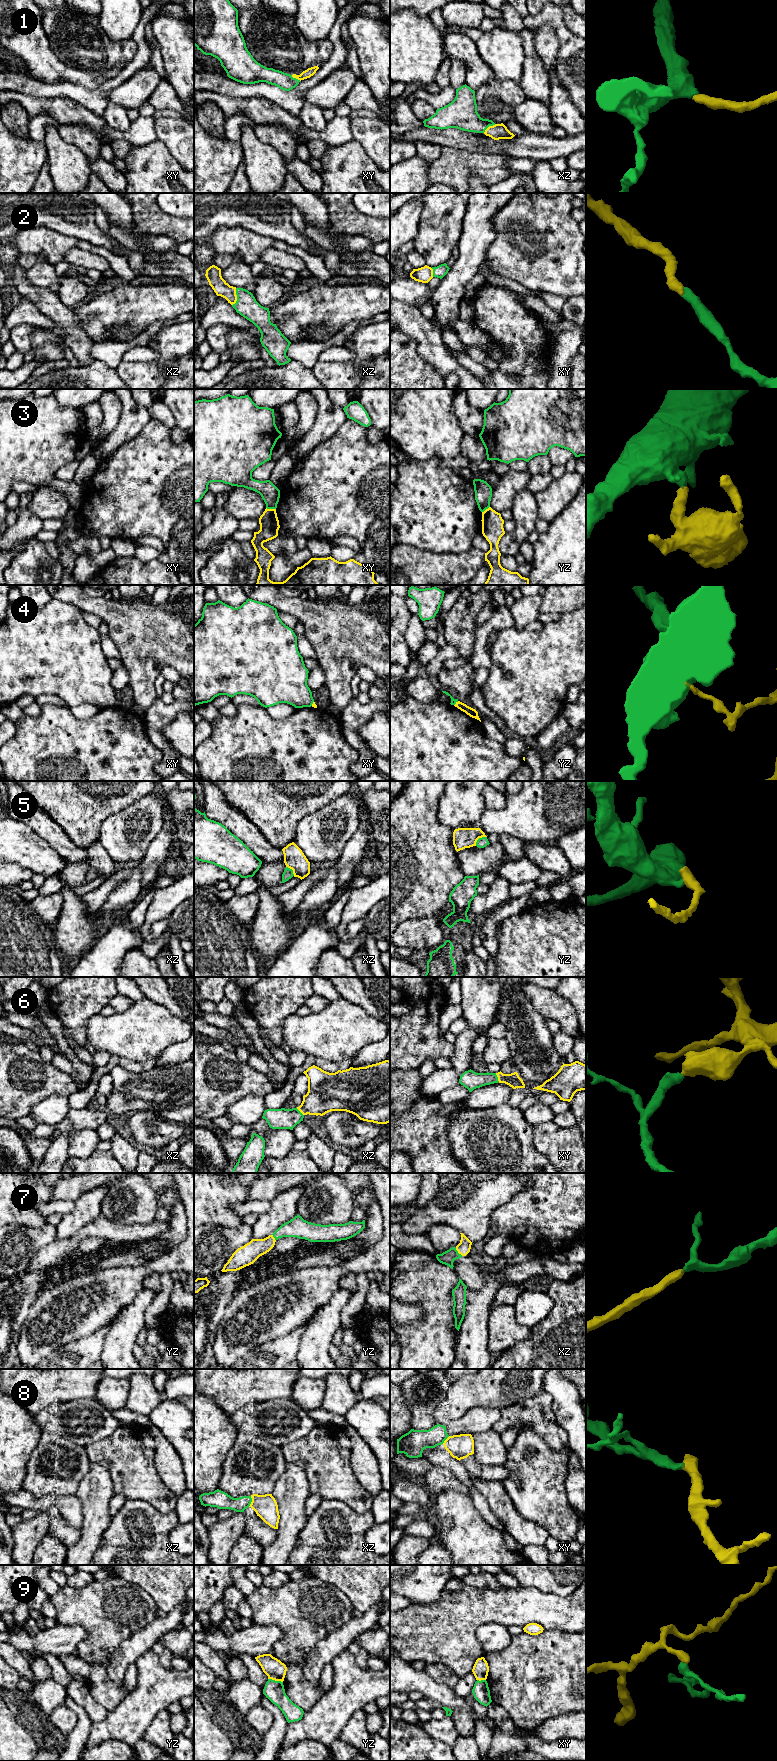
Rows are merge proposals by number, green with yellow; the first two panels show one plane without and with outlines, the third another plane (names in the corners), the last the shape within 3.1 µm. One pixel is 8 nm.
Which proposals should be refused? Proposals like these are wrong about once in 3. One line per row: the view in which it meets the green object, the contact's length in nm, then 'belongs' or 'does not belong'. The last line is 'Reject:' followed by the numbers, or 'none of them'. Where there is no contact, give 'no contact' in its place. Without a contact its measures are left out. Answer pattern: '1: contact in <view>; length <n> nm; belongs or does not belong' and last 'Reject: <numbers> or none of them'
1: contact in xz; length 120 nm; belongs
2: contact in xz; length 150 nm; belongs
3: contact in xy; length 80 nm; does not belong
4: contact in yz; length 50 nm; does not belong
5: contact in yz; length 120 nm; does not belong
6: contact in xy; length 80 nm; belongs
7: contact in xz; length 90 nm; belongs
8: contact in xz; length 90 nm; does not belong
9: contact in yz; length 120 nm; does not belong
Reject: 3, 4, 5, 8, 9

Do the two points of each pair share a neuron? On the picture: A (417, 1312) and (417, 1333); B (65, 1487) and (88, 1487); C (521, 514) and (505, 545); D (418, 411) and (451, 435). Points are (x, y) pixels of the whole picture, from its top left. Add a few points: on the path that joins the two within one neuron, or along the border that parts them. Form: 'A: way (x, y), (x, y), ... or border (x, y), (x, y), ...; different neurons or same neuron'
A: border (419, 1304), (423, 1317), (400, 1326); different neurons
B: border (90, 1467), (74, 1493); different neurons
C: way (521, 522), (521, 529), (513, 537); same neuron
D: way (426, 419), (443, 435); same neuron

